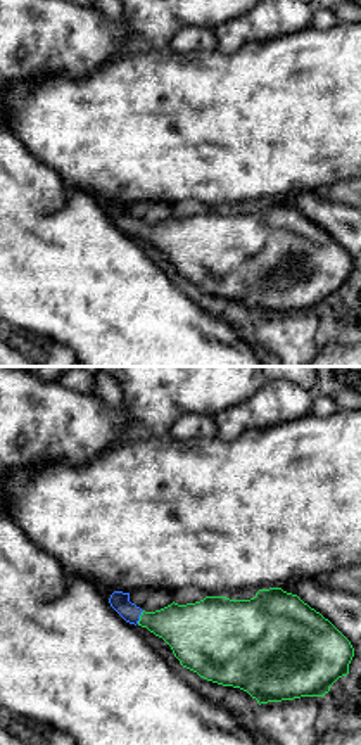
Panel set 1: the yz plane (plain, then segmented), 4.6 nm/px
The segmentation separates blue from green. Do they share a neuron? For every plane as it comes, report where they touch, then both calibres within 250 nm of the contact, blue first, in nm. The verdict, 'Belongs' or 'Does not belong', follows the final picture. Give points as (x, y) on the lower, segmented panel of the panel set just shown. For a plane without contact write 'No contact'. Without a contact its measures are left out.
Touches blue at (139, 617). Thickness 90 nm (blue) against 240 nm

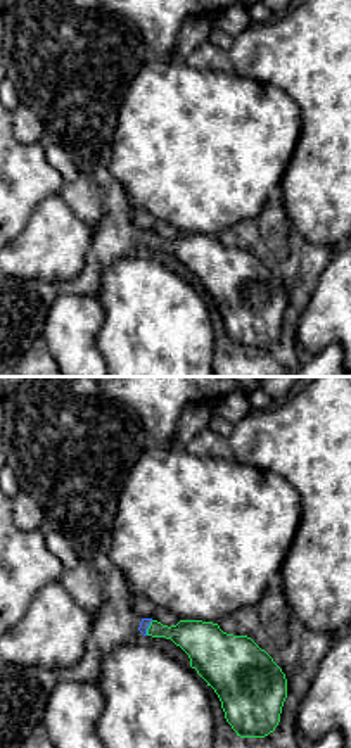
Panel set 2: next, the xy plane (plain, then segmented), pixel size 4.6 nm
Touches blue at (147, 627). Thickness 50 nm (blue) against 180 nm

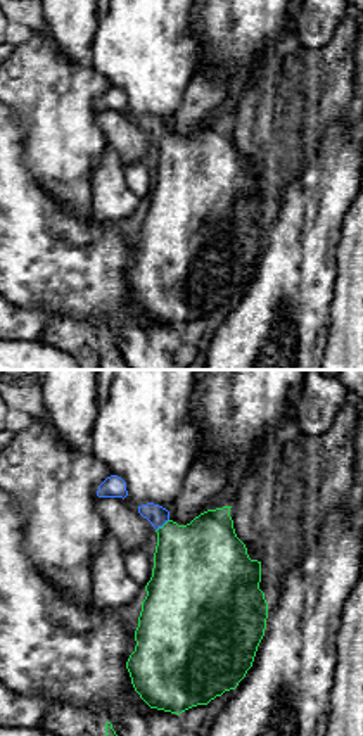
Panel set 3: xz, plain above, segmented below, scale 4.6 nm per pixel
Touches blue at (161, 526). Thickness 90 nm (blue) against 400 nm

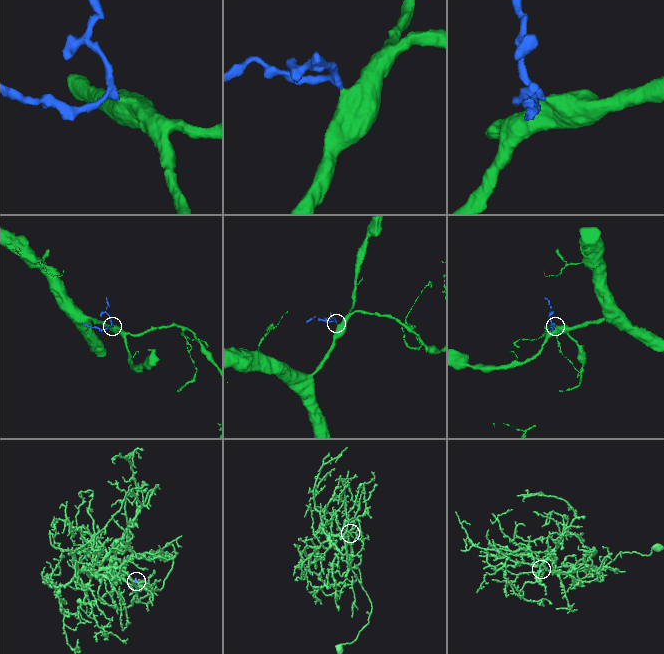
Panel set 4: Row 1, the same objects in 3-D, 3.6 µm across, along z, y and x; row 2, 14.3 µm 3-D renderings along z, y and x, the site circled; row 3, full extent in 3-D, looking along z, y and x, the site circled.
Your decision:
Belongs

